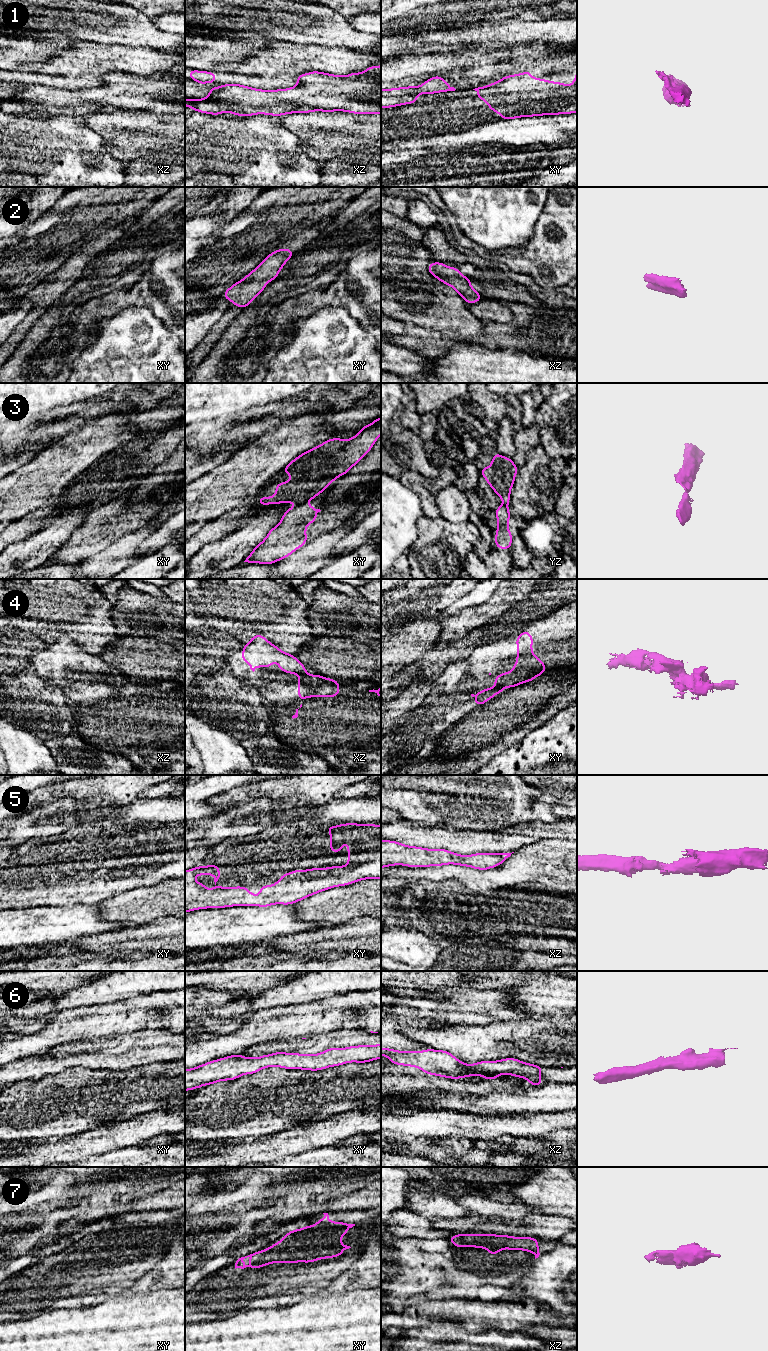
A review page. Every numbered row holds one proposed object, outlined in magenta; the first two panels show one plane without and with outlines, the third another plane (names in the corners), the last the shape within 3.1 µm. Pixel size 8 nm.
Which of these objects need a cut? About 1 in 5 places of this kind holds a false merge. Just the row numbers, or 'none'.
3

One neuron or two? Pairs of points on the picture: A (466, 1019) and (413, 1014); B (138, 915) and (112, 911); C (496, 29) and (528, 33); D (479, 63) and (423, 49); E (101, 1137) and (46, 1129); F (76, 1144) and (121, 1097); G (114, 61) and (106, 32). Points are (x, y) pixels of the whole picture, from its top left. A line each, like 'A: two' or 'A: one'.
A: one
B: one
C: one
D: two
E: two
F: two
G: two

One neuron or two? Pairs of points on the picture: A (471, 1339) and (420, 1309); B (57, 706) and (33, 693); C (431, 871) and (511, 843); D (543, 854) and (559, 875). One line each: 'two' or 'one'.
A: two
B: one
C: two
D: one

